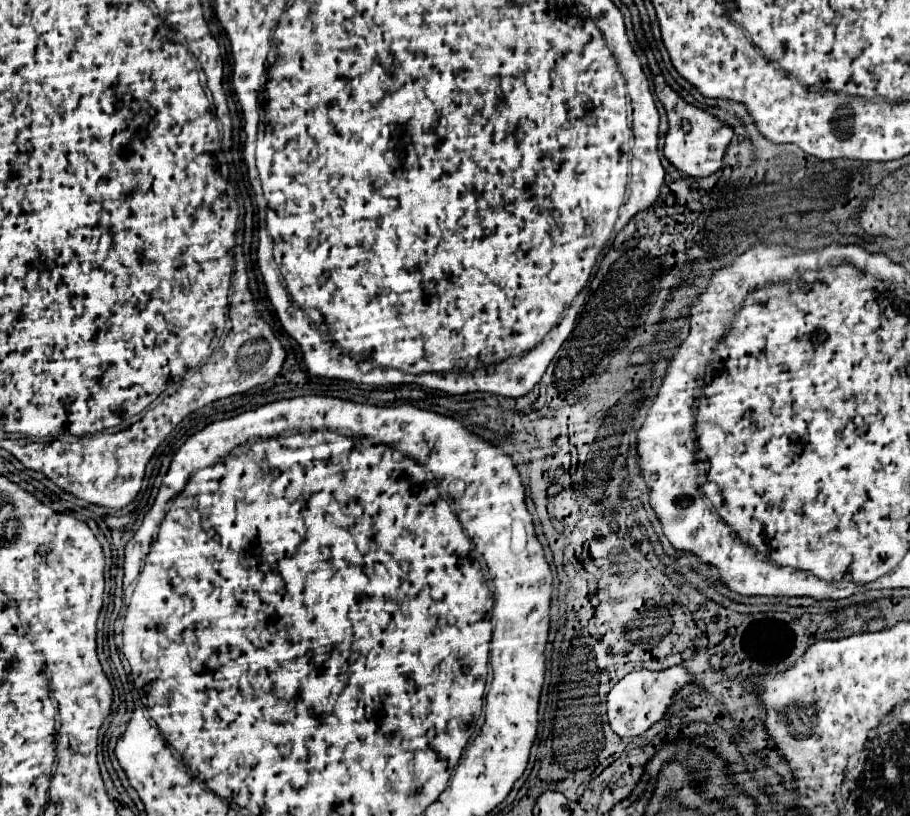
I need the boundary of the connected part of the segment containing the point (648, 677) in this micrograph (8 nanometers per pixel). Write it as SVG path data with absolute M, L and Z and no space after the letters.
M671 666L667 670L637 670L627 676L623 676L607 694L607 718L611 724L611 730L619 736L639 736L643 734L651 724L663 718L667 706L671 704L673 694L689 684L693 678L683 666Z

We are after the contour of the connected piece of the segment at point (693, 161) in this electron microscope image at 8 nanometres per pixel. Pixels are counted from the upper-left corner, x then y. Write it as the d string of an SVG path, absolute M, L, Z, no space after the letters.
M655 70L655 76L659 80L655 80L655 94L661 100L661 104L667 110L667 120L669 120L669 132L665 138L665 158L679 168L681 172L685 172L687 176L695 176L695 178L707 178L711 174L715 174L725 158L725 152L729 148L729 142L733 138L733 128L727 126L725 122L721 122L719 118L715 118L713 114L709 114L707 110L701 110L693 104L687 104L675 90L671 90L671 86L667 86L667 82L663 80L661 70Z

